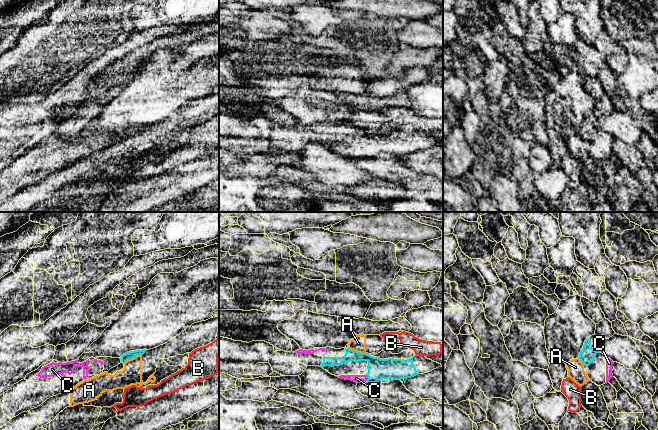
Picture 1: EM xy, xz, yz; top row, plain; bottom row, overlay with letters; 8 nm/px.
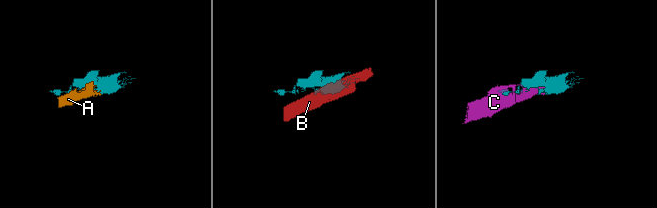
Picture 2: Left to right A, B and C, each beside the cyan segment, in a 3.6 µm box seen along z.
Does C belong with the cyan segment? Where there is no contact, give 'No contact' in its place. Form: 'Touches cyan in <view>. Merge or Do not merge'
Touches cyan in xz. Merge

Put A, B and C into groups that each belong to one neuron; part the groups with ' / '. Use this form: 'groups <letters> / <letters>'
groups A / B / C

